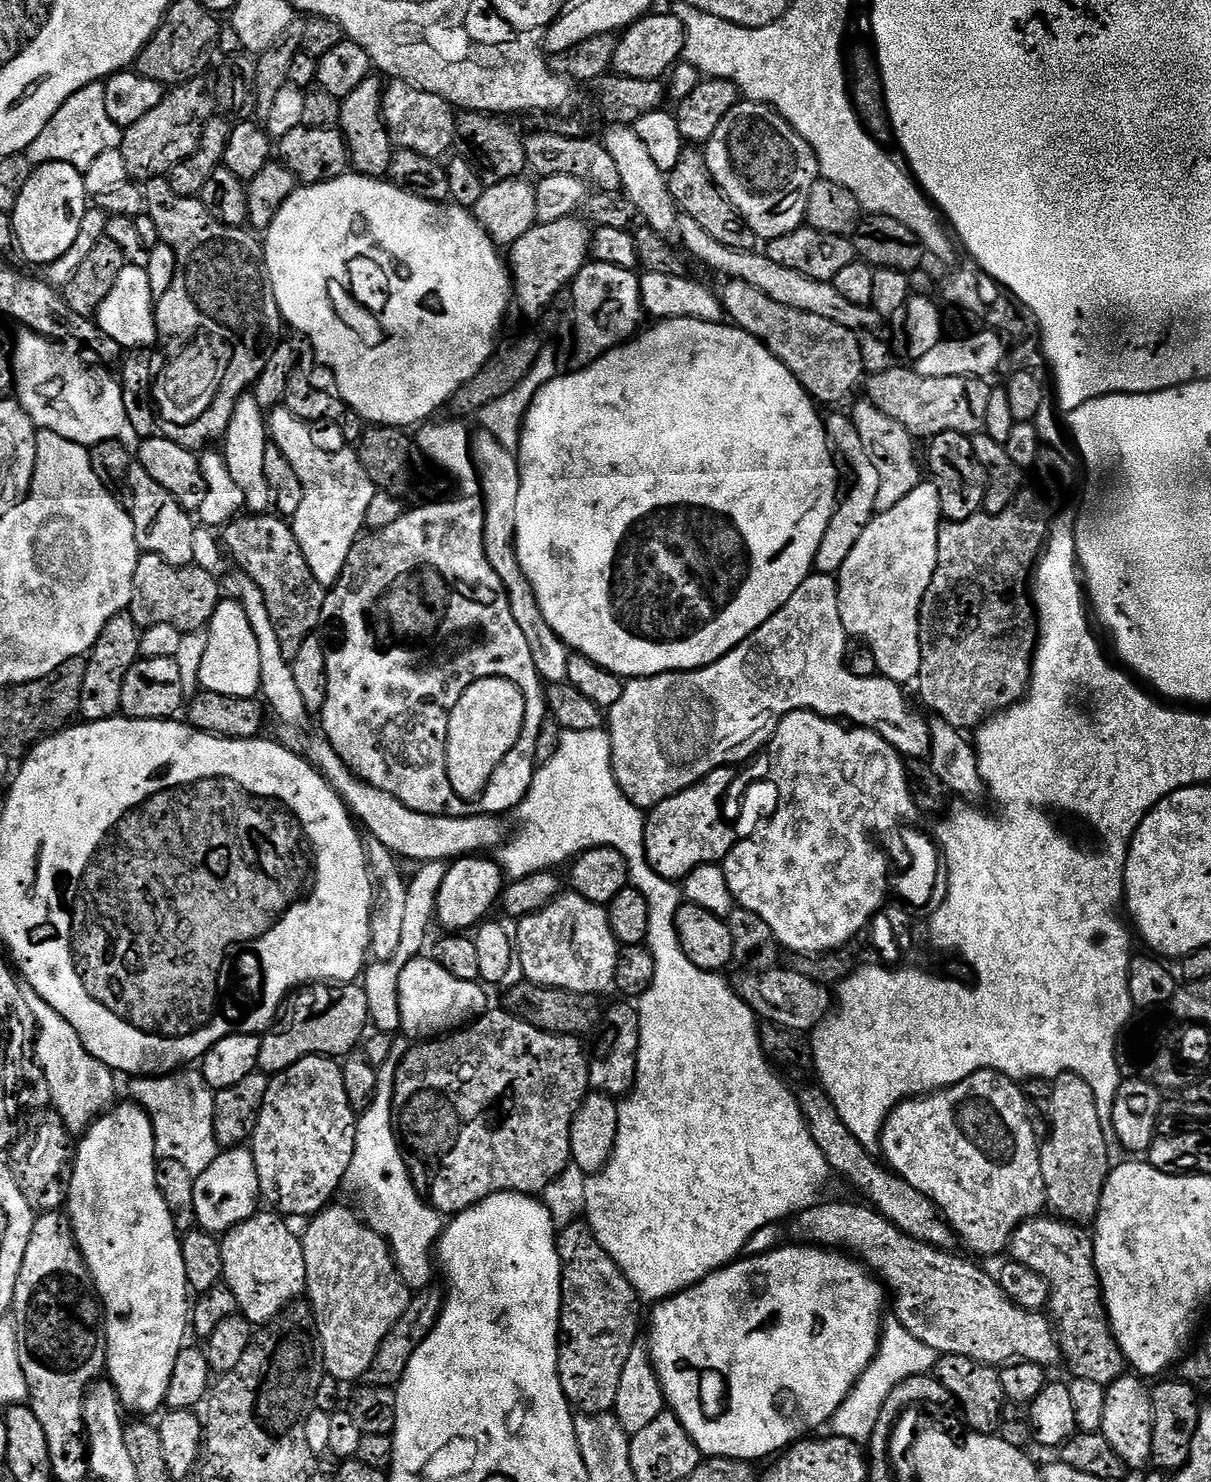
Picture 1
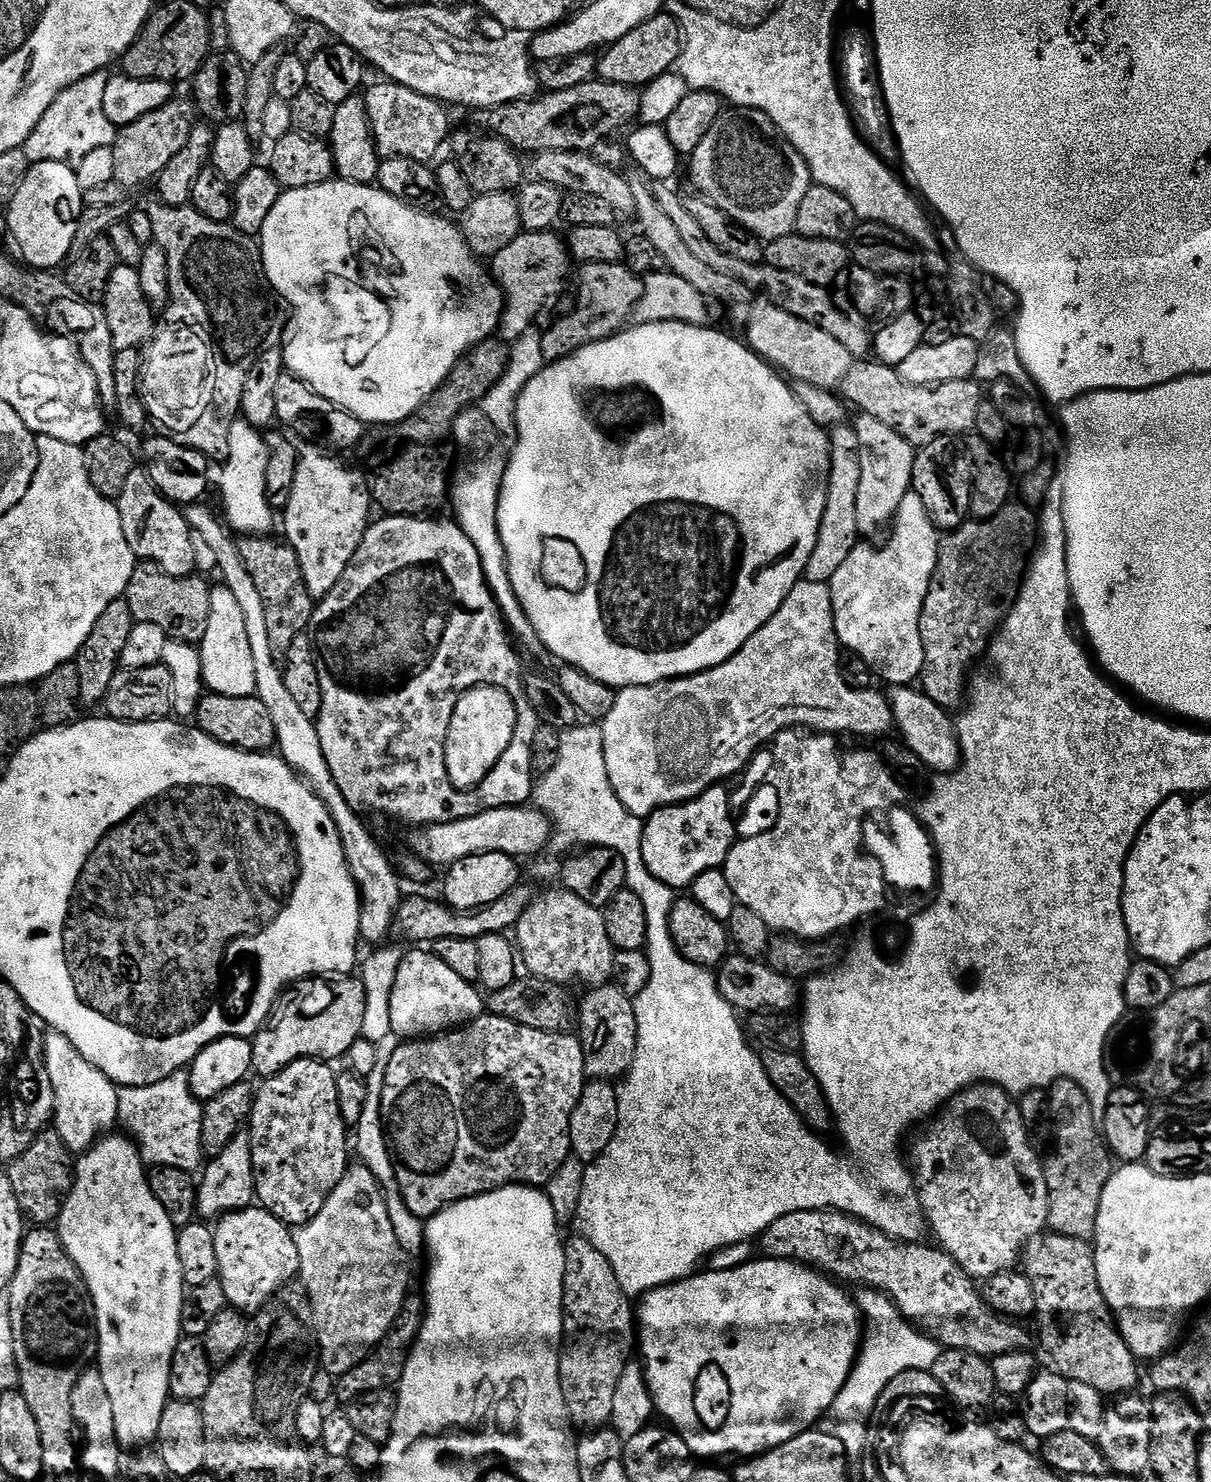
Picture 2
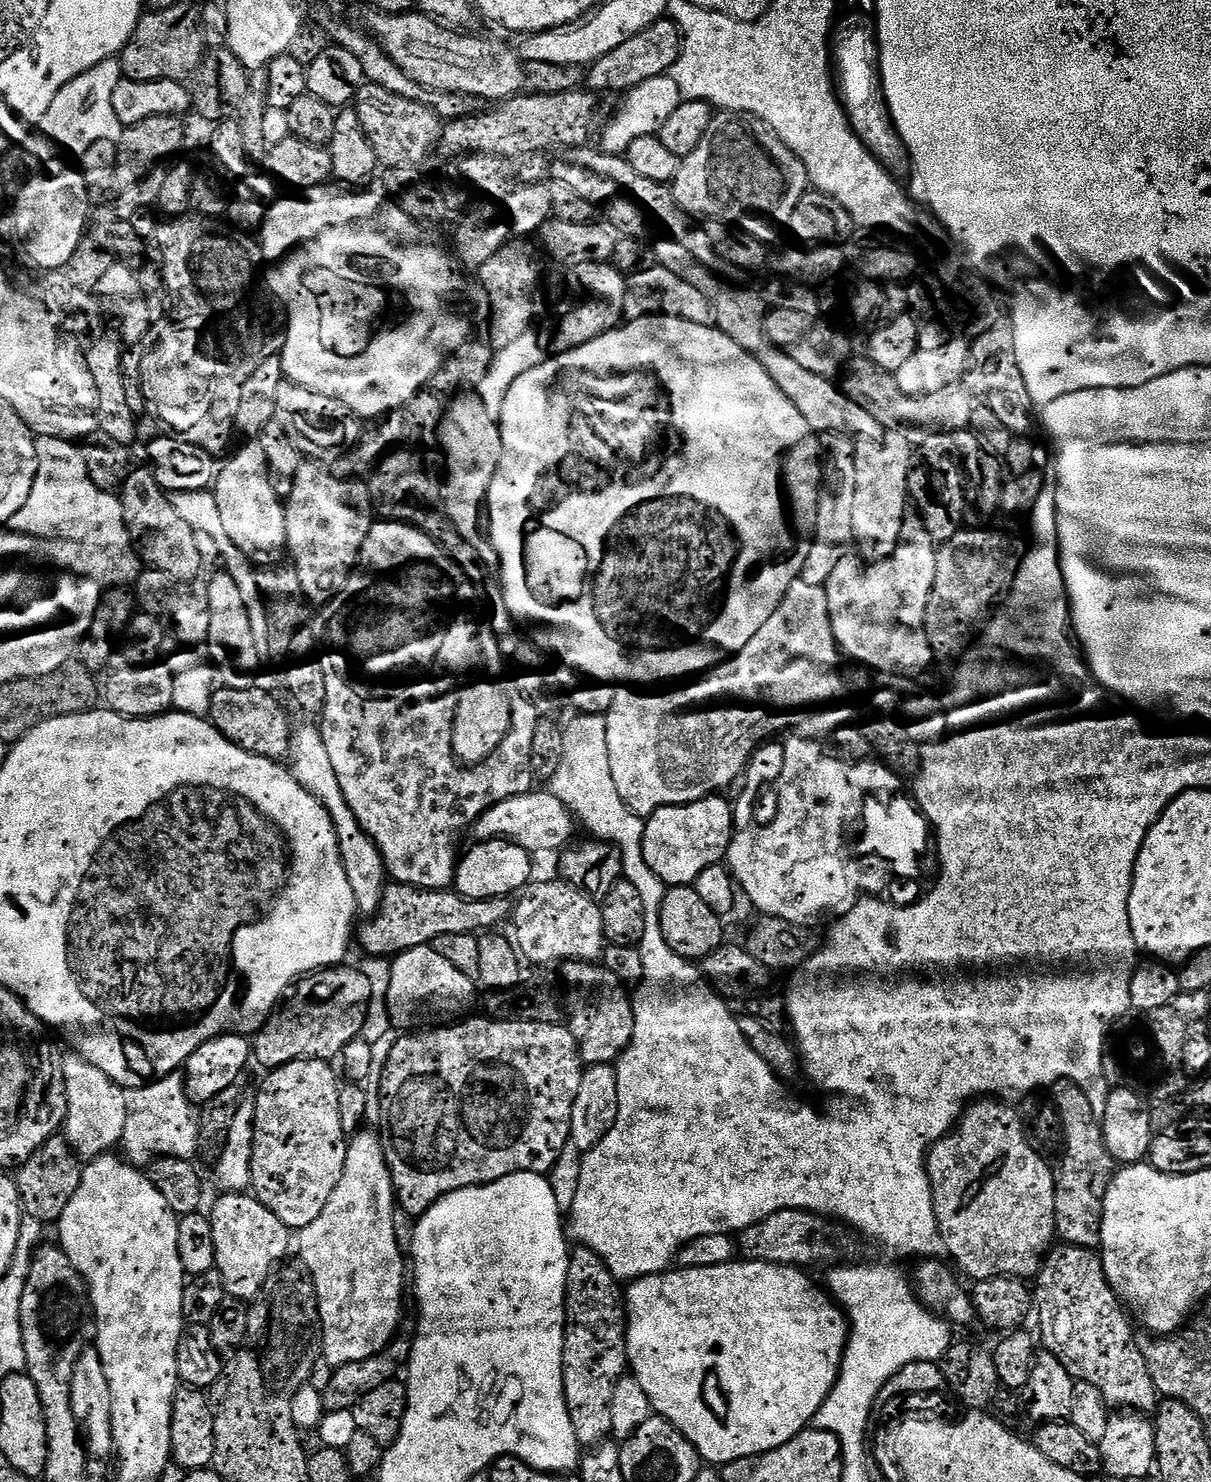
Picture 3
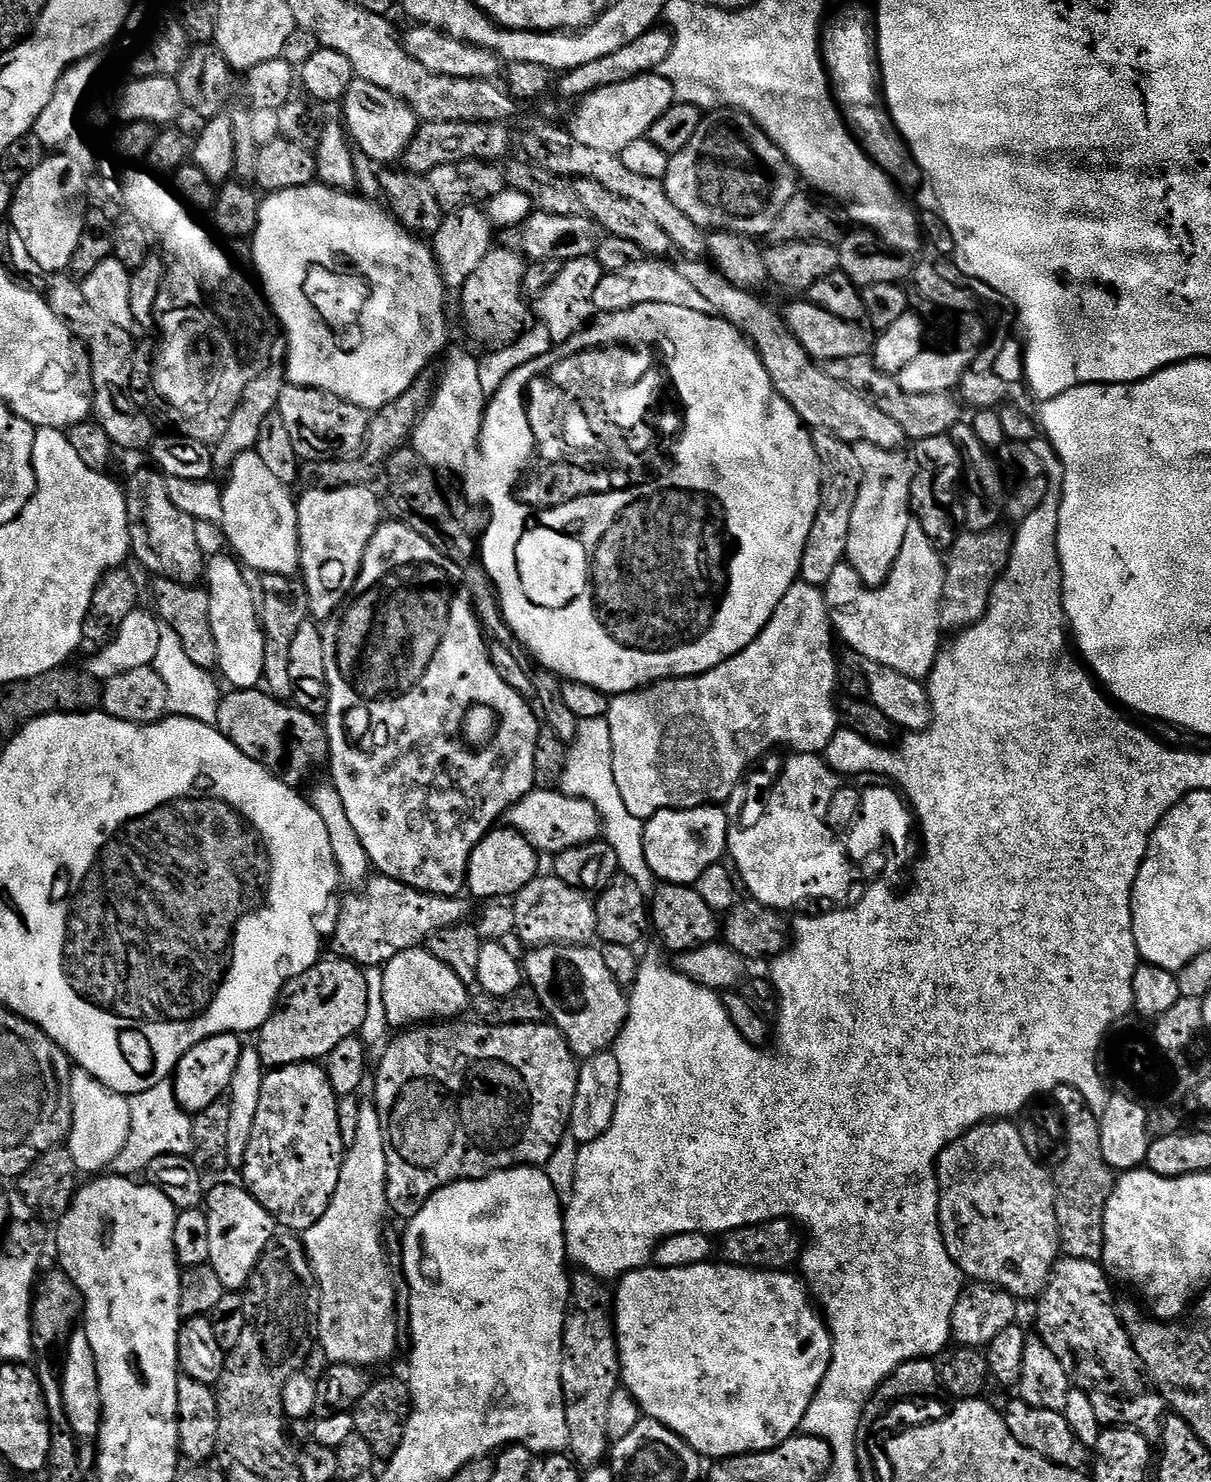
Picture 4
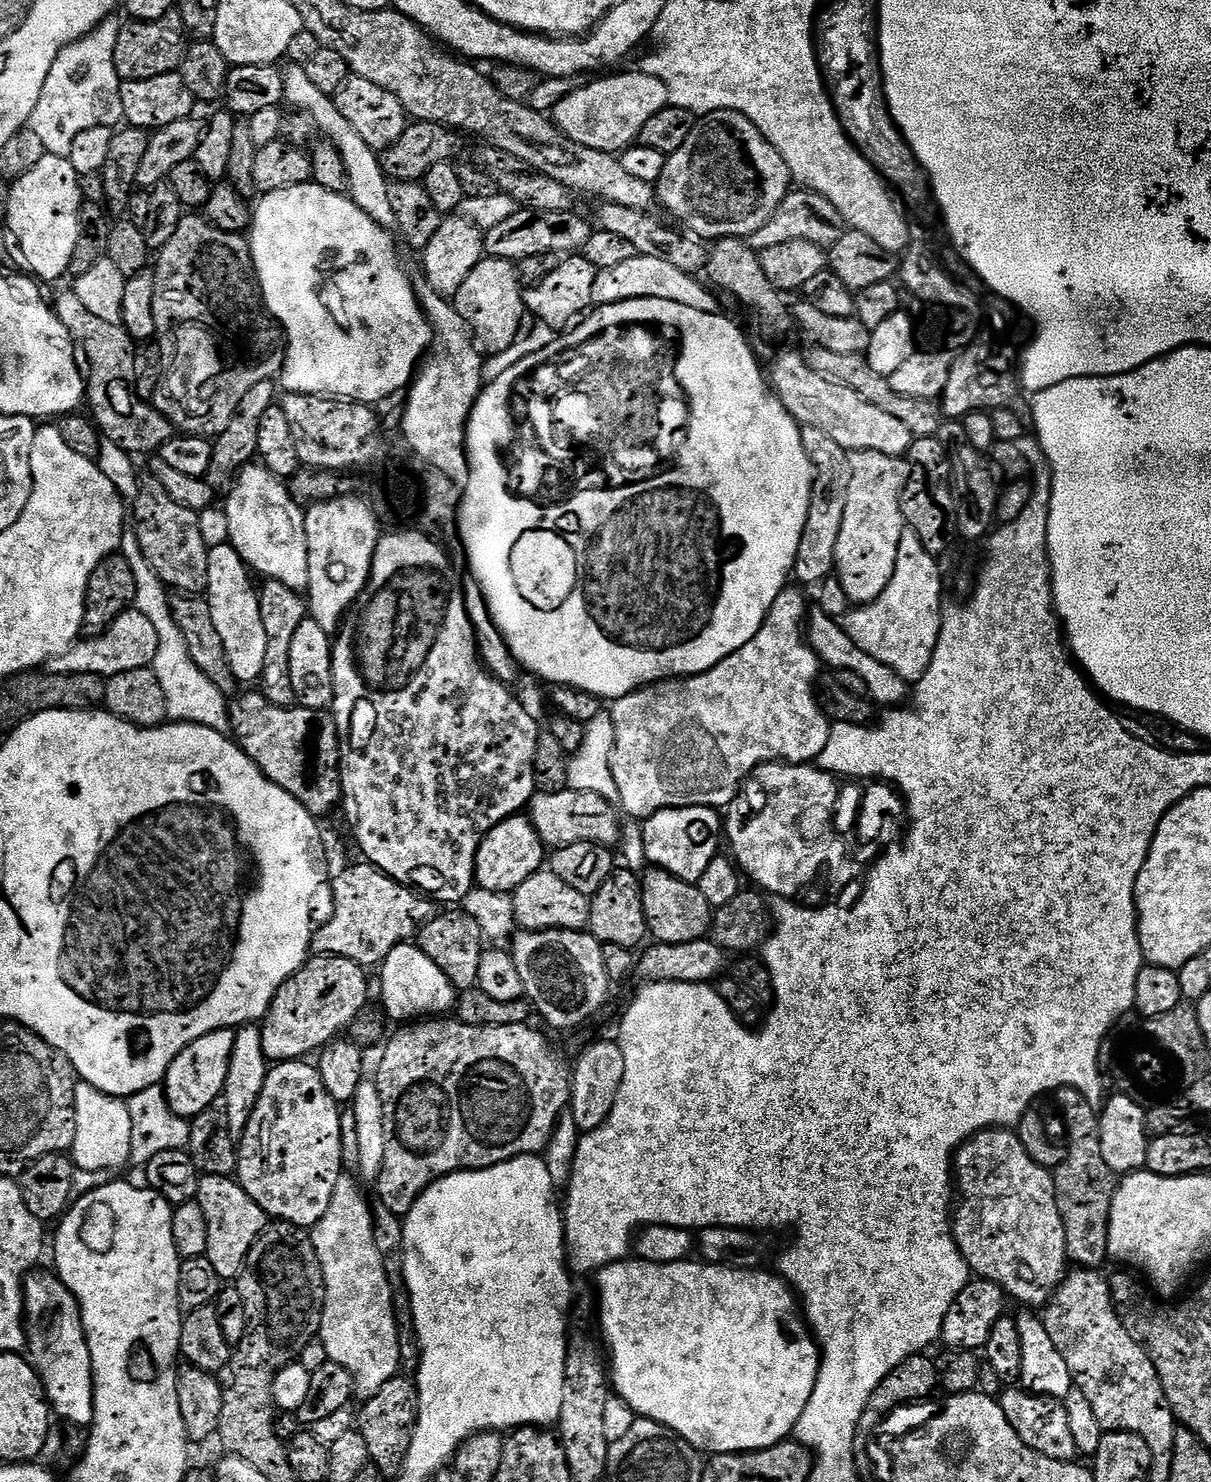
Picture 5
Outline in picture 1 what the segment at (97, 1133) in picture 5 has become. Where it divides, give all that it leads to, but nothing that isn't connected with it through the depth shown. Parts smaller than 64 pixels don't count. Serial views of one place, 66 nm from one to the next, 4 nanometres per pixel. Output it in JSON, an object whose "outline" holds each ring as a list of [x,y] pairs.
{"outline":[[[32,998],[27,1001],[27,1005],[36,1020],[34,1060],[42,1077],[47,1099],[48,1096],[52,1099],[51,1107],[68,1127],[69,1133],[83,1133],[113,1103],[112,1095],[116,1092],[116,1084],[112,1081],[114,1073],[101,1060],[94,1059],[88,1053],[80,1035],[45,1000]]]}

